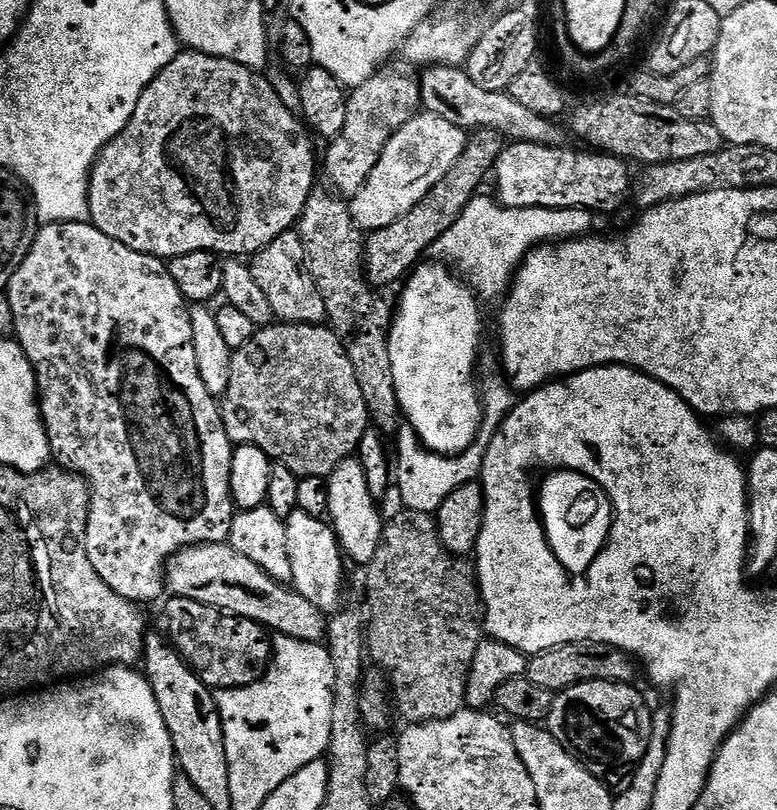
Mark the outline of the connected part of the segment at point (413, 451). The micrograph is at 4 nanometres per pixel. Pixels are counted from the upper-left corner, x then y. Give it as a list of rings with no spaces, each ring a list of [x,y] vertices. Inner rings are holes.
[[[405,430],[400,436],[400,464],[398,460],[394,468],[394,484],[397,489],[400,487],[400,500],[404,503],[401,505],[409,512],[436,513],[458,486],[473,483],[481,475],[485,467],[482,444],[477,442],[460,455],[449,458],[428,451],[415,432]]]

